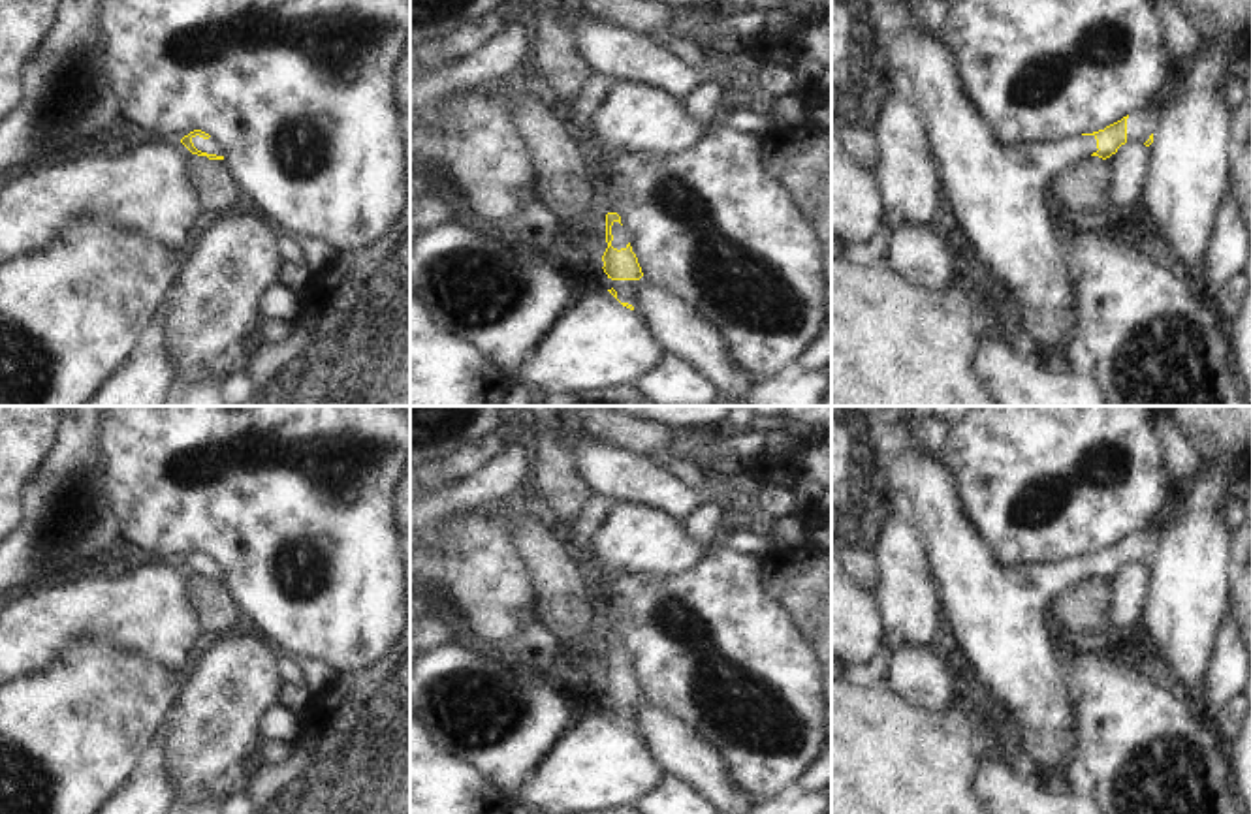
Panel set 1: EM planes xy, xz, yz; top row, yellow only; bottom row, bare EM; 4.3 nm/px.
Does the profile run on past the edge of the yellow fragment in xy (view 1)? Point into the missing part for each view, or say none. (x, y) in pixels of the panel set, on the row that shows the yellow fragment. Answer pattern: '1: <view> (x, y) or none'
1: xy (211, 145)

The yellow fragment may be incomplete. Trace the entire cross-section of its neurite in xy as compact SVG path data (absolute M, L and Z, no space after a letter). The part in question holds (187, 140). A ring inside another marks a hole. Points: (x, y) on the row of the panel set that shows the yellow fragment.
M201 130L190 132L188 135L181 139L181 143L192 154L207 156L209 160L224 160L224 154L226 154L222 143Z

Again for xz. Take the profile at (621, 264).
M617 212L606 214L606 243L608 248L602 256L602 269L608 274L608 280L604 288L623 306L641 312L638 286L643 282L643 273L636 254L632 252L632 239L621 224L621 216Z

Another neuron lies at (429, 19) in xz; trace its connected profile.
M410 0L410 51L493 13L502 0Z

